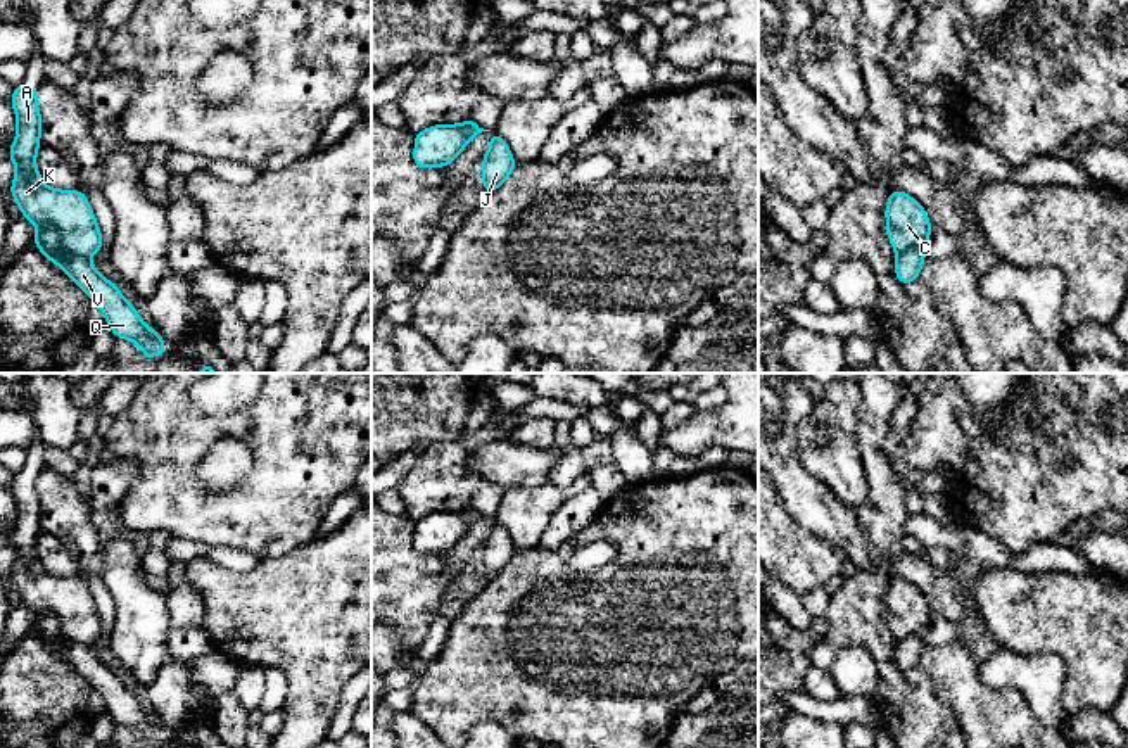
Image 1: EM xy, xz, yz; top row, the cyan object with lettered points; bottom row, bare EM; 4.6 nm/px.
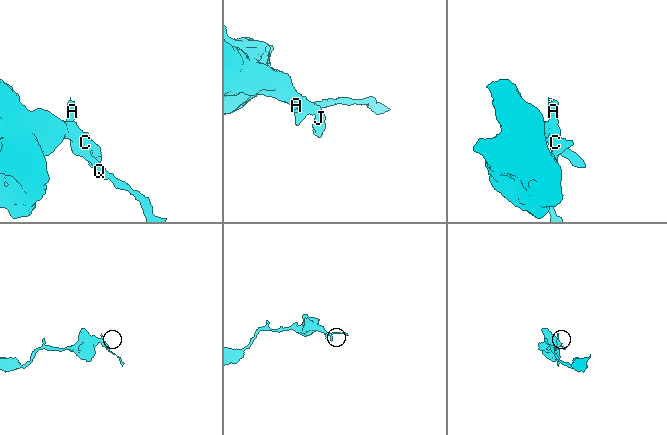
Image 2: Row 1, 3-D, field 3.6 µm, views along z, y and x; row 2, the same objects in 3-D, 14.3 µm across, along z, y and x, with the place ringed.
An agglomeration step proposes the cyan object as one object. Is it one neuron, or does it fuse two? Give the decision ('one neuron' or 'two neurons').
two neurons

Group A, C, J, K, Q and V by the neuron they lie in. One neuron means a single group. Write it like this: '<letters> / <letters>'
A Q V / C J K

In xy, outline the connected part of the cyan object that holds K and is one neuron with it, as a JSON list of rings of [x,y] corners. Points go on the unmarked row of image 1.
[[[16,555],[10,582],[19,591],[21,603],[36,613],[52,612],[71,641],[88,646],[104,634],[95,601],[83,579],[50,575],[38,558],[28,561]]]

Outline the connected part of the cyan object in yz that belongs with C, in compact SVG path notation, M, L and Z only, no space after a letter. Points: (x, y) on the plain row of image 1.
M902 577L890 580L884 601L886 622L897 641L903 641L931 620L924 594Z

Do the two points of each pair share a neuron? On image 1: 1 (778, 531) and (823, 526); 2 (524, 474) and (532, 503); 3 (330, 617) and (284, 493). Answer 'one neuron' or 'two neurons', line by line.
1: two neurons
2: two neurons
3: two neurons

